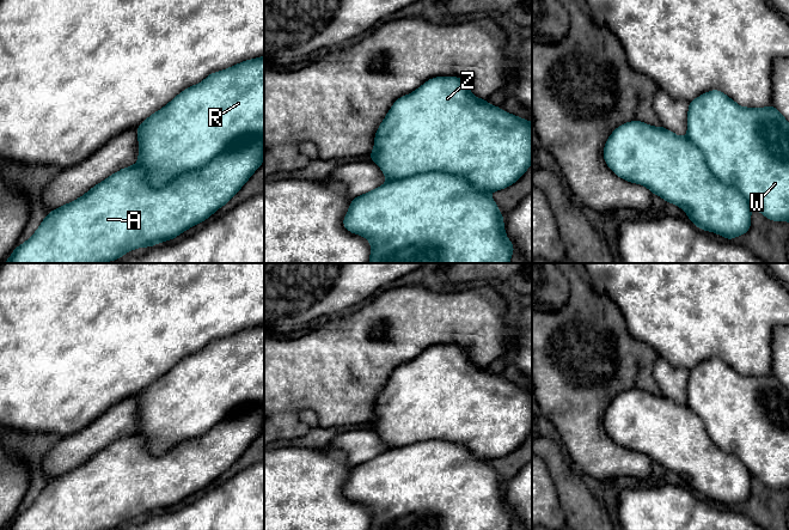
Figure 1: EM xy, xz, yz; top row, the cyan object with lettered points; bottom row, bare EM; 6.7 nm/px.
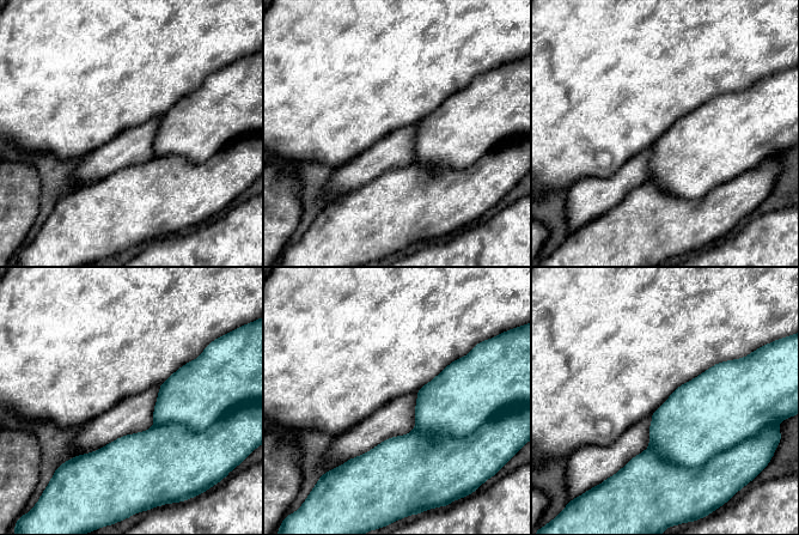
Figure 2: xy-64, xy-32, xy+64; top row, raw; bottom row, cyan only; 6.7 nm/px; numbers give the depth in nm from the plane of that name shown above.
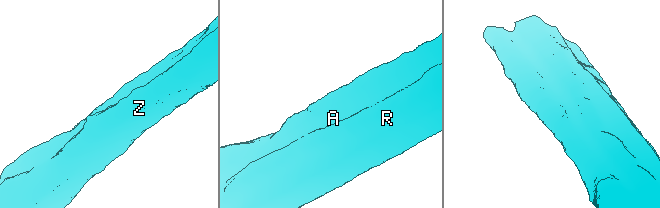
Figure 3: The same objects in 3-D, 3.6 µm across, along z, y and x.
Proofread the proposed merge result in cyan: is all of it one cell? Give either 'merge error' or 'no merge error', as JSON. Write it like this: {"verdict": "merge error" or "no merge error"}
{"verdict": "merge error"}

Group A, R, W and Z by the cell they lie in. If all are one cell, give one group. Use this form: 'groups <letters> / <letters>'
groups A Z / R W

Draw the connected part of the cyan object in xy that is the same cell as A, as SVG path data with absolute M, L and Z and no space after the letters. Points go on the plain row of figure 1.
M264 406L238 410L204 434L183 440L157 456L146 446L143 435L133 433L111 443L84 464L48 481L33 504L17 514L6 530L108 530L126 520L176 506L183 499L208 487L226 473L264 428Z

